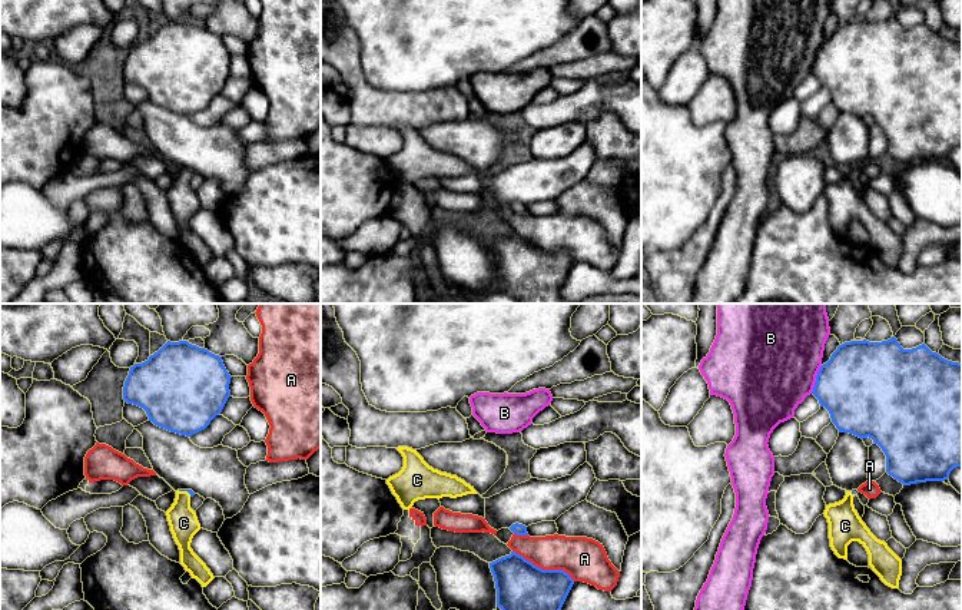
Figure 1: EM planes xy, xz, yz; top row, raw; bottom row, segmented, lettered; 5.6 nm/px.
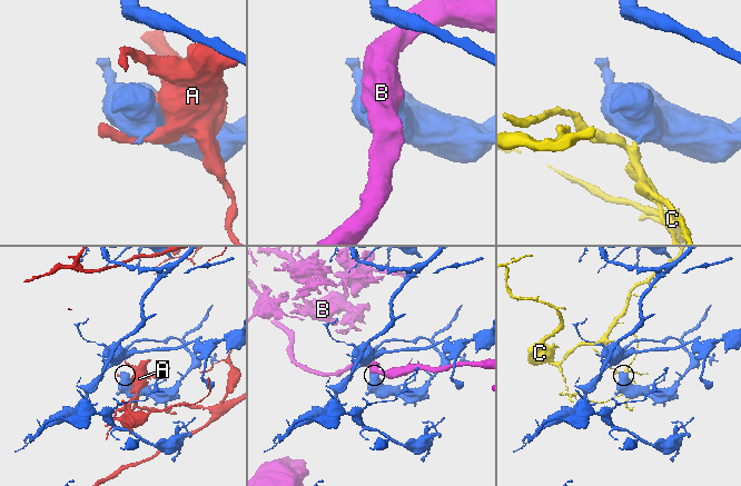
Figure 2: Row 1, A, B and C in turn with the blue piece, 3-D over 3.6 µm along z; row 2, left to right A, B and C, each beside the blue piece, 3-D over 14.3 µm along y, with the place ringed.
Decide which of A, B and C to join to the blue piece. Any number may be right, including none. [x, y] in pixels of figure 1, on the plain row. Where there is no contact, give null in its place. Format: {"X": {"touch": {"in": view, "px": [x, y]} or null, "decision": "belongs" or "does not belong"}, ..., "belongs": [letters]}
{"A": {"touch": {"in": "xz", "px": [544, 249]}, "decision": "does not belong"}, "B": {"touch": {"in": "yz", "px": [816, 59]}, "decision": "does not belong"}, "C": {"touch": {"in": "xy", "px": [185, 169]}, "decision": "does not belong"}, "belongs": []}

